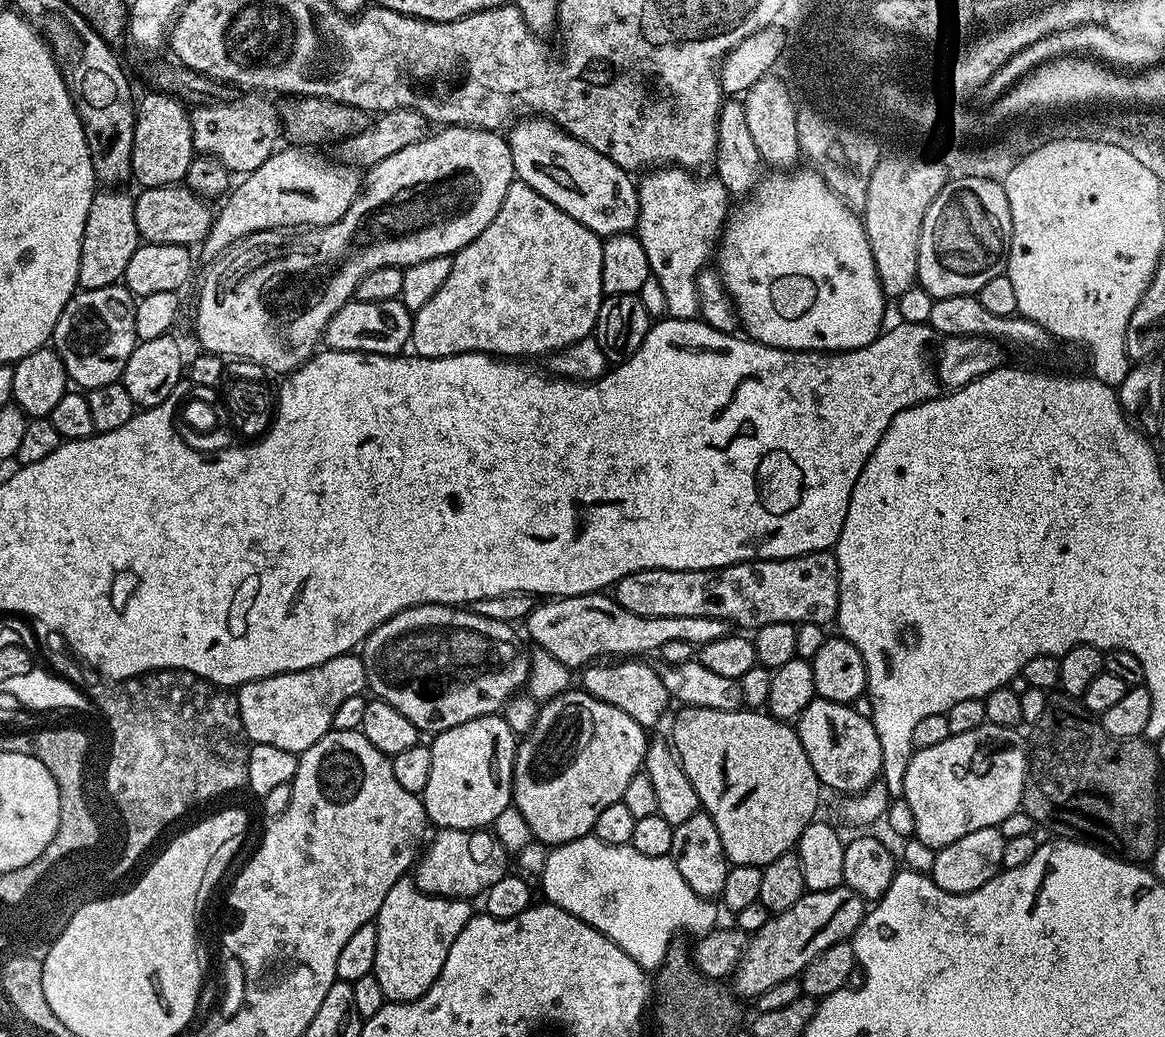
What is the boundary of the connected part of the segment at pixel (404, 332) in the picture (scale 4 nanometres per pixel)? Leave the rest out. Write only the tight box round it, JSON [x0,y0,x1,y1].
[322,298,413,356]

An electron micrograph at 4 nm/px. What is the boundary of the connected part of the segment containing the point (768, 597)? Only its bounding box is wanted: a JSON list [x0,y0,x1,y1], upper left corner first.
[614,551,840,630]

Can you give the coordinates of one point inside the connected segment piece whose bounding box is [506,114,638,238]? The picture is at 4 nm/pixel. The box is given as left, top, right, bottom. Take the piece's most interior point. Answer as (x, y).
(581, 182)

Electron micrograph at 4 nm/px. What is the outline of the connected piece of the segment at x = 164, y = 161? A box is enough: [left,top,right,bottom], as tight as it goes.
[132,90,194,188]

